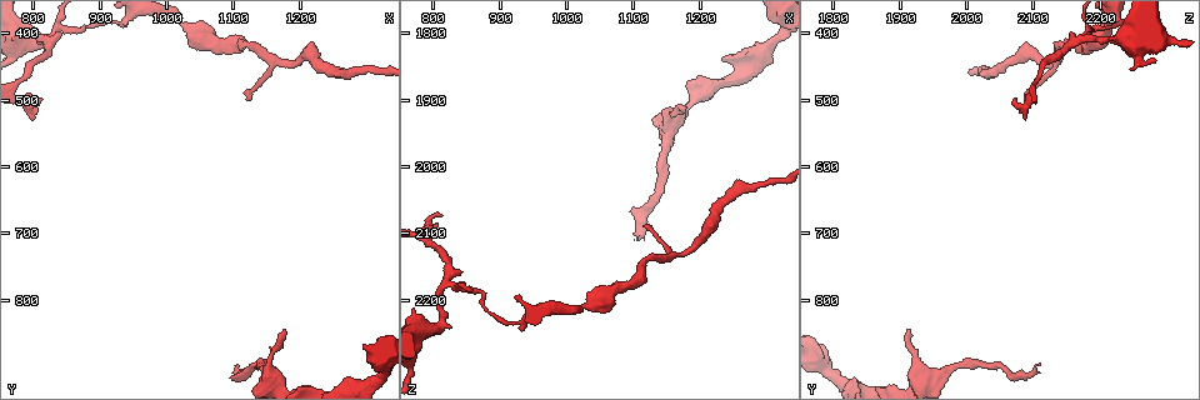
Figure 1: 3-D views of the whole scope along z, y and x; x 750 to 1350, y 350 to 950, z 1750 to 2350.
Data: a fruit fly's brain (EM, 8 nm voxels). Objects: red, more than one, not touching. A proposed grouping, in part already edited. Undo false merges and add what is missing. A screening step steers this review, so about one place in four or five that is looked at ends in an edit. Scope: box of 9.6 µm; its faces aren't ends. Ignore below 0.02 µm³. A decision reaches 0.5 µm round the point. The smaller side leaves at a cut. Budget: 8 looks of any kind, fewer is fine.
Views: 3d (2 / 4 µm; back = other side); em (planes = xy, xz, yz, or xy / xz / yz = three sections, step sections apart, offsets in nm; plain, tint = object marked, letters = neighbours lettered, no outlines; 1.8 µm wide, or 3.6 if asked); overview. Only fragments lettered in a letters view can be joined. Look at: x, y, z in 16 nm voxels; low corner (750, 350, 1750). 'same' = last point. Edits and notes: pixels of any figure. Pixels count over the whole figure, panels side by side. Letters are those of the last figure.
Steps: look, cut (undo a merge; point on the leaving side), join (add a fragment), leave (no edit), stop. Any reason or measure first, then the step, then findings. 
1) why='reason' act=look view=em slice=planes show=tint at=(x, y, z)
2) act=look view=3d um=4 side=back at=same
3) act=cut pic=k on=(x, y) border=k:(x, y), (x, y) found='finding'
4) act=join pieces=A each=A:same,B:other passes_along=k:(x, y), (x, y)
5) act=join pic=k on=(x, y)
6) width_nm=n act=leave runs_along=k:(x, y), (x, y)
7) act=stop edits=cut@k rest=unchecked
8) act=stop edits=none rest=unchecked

why='branch stops here' act=look view=em slice=xy step=8 show=letters at=(1120, 495, 2090)

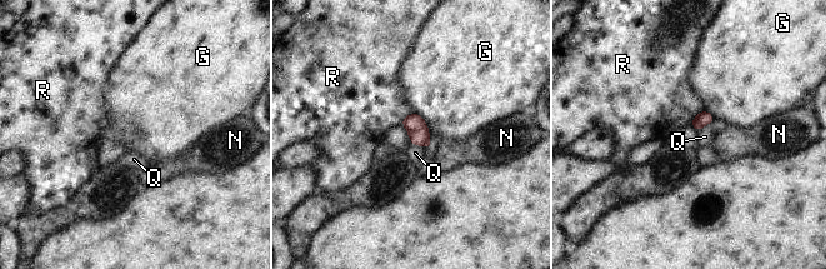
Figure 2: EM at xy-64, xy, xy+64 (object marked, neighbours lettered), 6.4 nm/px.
width_nm=90 longest_contact=G:260nm act=leave each=G:other,N:other,Q:other,R:other found='no lettered fragment goes on from it'

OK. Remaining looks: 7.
why='long arm stops here' act=look view=3d um=4 at=(1105, 900, 2105)

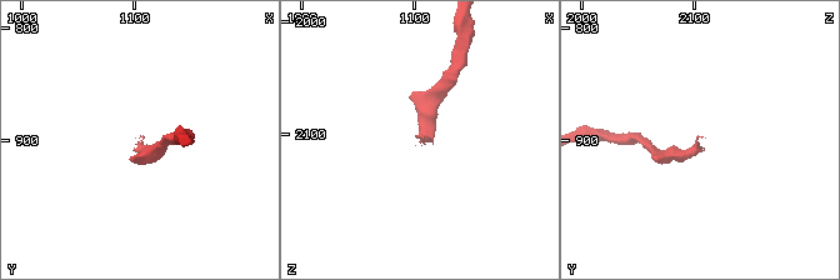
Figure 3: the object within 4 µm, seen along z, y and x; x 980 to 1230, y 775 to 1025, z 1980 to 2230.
act=look view=em slice=yz step=4 show=tint at=(1104, 898, 2104)

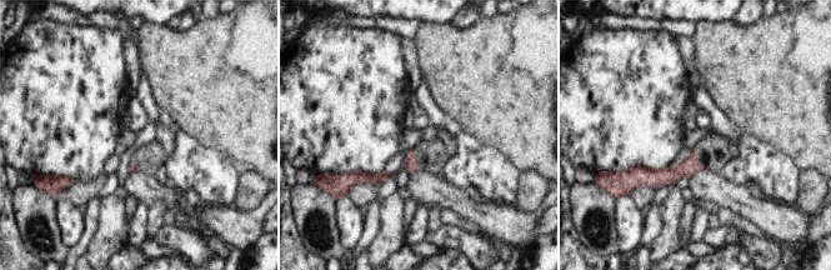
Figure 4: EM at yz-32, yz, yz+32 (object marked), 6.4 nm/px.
act=look view=em slice=planes show=letters at=same

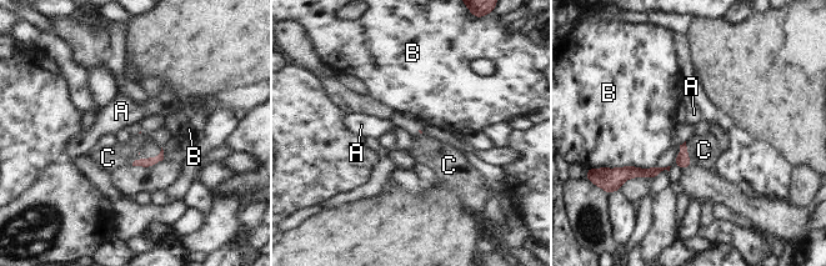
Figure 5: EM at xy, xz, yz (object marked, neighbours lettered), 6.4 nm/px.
longest_contact=B:280nm act=join pieces=C each=A:other,B:other,C:same passes_along=5:(145, 162), (148, 159), (109, 157) found='the neuron continues'

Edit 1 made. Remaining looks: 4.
act=look view=overview

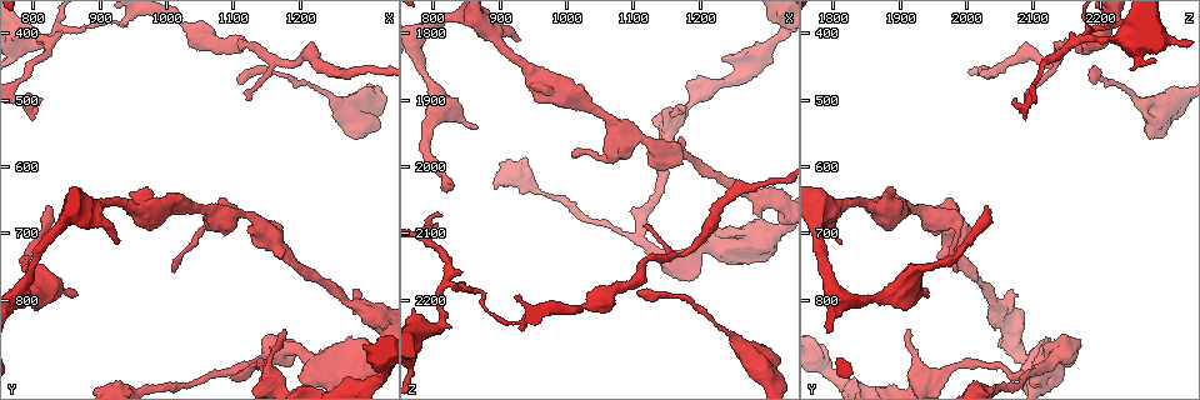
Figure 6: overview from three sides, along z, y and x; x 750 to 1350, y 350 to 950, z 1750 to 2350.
why='branch stops here' act=look view=em slice=planes show=tint at=(825, 665, 2030)

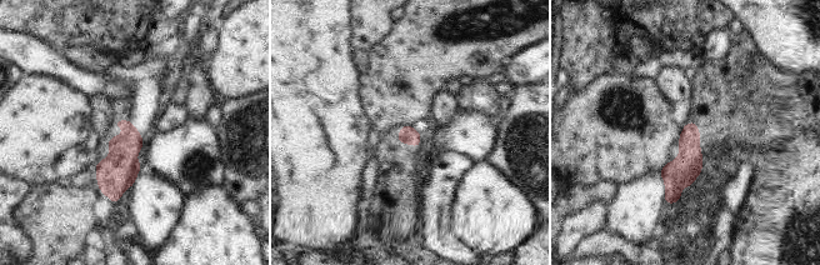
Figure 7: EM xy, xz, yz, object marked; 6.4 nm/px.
why='see the neighbours' act=look view=em slice=planes show=letters at=same

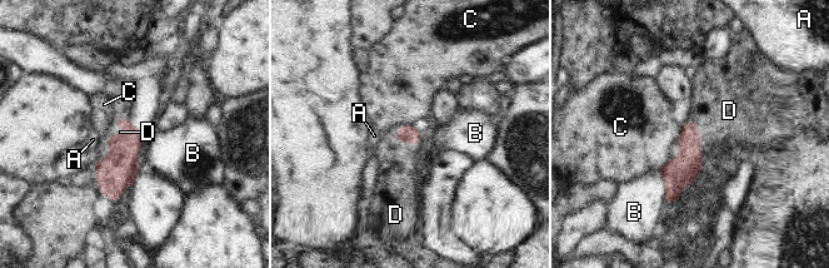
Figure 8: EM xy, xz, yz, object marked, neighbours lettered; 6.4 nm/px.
width_nm=110 longest_contact=D:320nm act=join pieces=D each=A:other,B:other,C:other,D:same found='the neuron continues'

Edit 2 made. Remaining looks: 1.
act=stop edits=join@5,join@8 rest=unchecked

